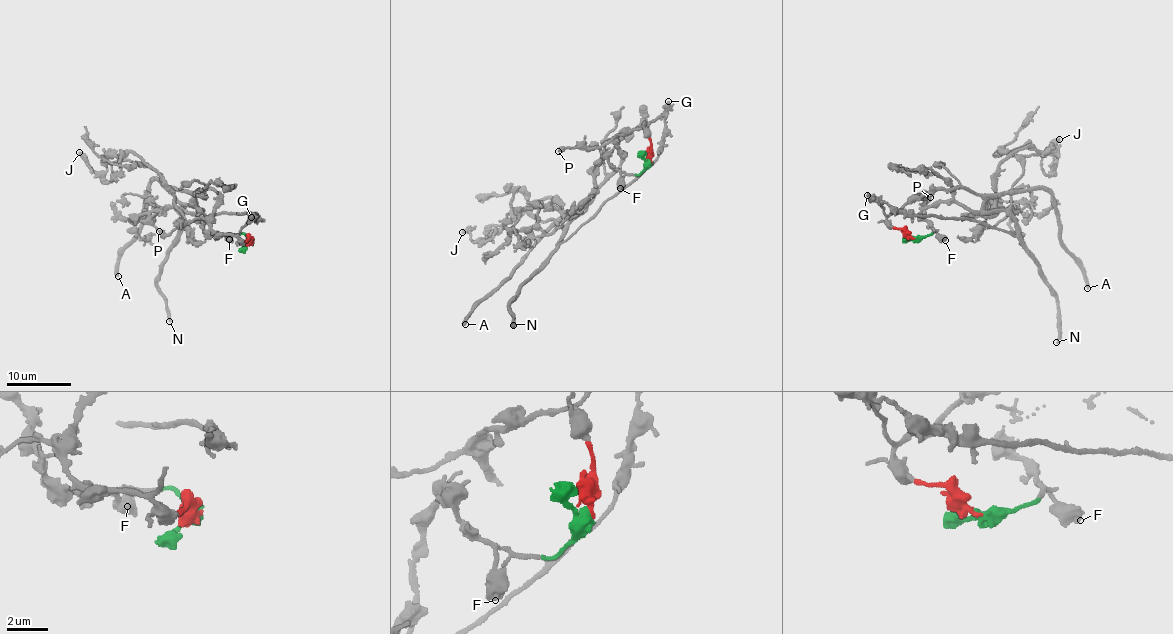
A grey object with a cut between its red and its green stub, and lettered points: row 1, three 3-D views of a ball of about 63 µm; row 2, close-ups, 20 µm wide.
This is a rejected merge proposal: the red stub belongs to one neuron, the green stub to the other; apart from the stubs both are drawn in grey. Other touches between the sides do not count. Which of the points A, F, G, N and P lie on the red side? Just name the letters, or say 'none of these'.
A, G, P

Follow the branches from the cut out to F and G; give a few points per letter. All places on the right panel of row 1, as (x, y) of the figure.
F: (914, 238), (931, 235), (934, 229), (946, 240)
G: (912, 238), (903, 229), (893, 229), (880, 202), (866, 195)

